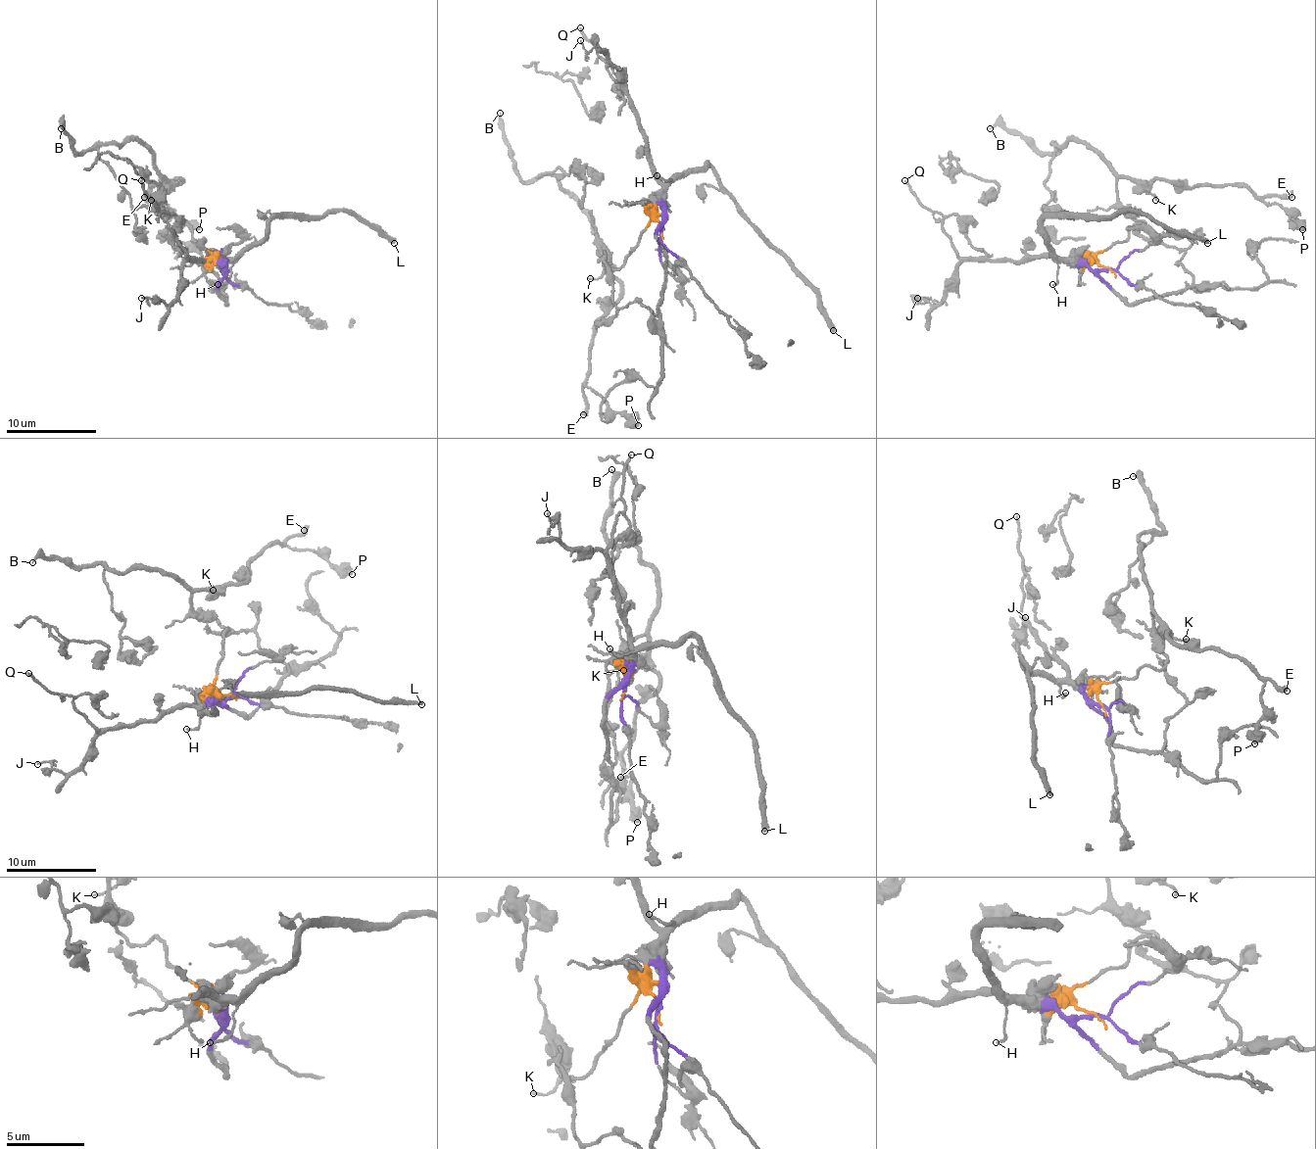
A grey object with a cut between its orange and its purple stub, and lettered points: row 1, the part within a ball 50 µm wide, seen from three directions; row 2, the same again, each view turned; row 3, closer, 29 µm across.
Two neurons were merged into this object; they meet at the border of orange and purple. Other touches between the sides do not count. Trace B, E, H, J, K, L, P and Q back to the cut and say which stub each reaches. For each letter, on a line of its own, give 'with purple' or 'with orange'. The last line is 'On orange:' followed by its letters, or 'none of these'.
B: with orange
E: with orange
H: with purple
J: with purple
K: with orange
L: with purple
P: with orange
Q: with purple
On orange: B, E, K, P

